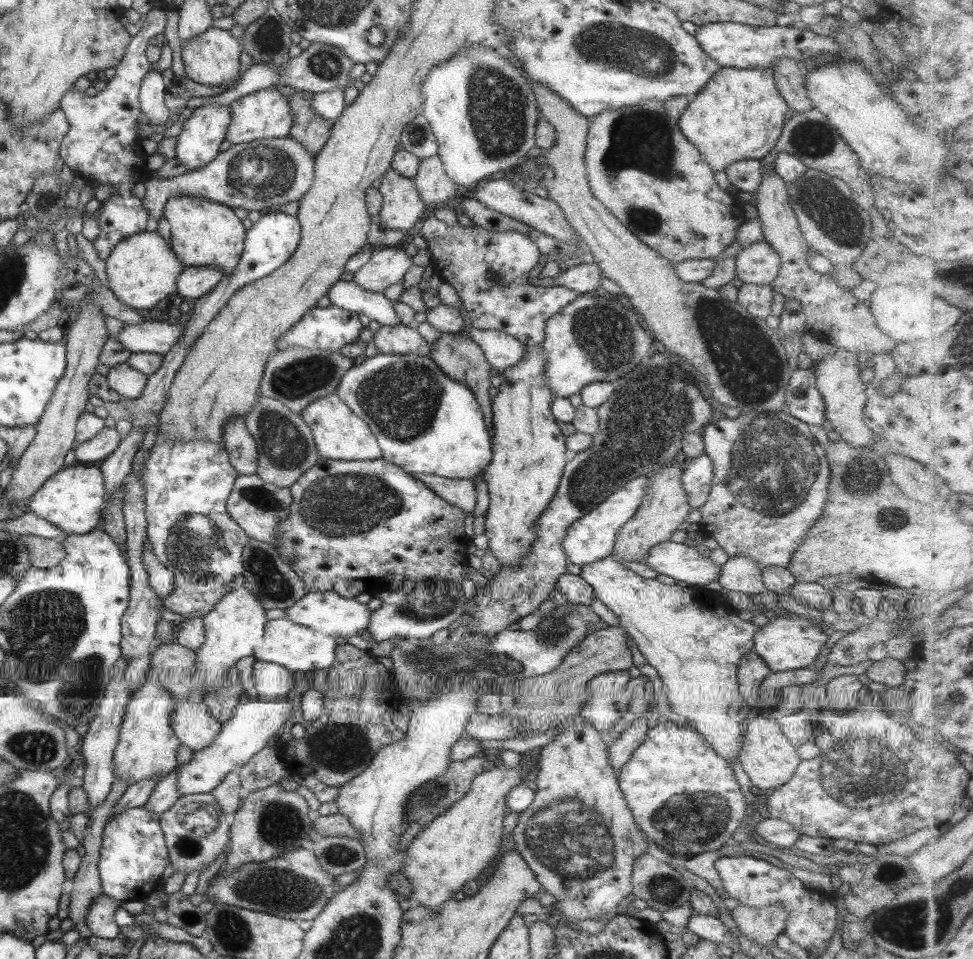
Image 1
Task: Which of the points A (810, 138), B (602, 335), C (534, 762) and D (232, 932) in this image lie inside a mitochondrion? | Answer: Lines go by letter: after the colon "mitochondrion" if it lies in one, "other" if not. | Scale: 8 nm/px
A: mitochondrion
B: mitochondrion
C: other
D: mitochondrion

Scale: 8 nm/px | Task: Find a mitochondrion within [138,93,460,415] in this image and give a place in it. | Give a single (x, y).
(261, 172)

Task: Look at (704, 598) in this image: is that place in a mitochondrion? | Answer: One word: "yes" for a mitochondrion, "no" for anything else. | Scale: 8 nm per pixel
no

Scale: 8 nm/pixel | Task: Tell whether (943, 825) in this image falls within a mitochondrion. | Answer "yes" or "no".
no

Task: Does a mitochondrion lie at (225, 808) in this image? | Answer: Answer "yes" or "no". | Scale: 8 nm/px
no

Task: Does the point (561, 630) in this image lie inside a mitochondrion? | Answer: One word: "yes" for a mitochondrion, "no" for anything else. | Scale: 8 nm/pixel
yes

